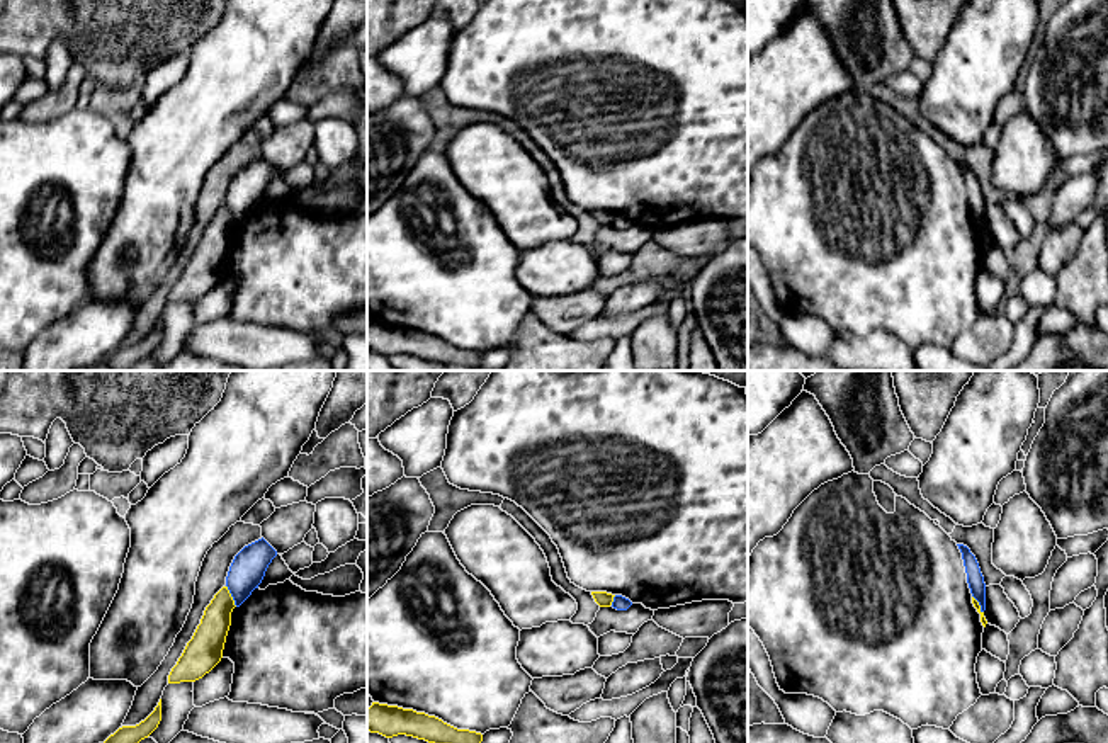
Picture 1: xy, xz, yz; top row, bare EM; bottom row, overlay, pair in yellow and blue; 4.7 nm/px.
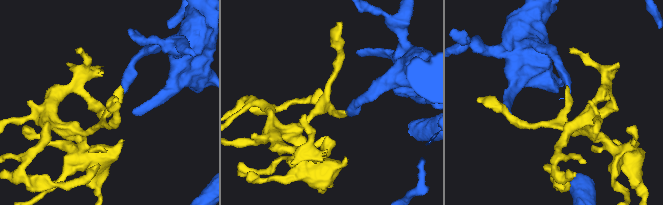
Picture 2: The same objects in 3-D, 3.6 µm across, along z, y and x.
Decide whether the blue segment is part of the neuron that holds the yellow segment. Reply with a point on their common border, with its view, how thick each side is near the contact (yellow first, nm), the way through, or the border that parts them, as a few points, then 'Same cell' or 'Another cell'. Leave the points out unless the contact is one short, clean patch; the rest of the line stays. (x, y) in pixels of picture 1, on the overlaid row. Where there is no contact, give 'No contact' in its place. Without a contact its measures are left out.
Touches yellow at xy (230, 595). Thickness 160 nm (yellow) against 160 nm. Boundary: xy (226, 585), (237, 606). Another cell

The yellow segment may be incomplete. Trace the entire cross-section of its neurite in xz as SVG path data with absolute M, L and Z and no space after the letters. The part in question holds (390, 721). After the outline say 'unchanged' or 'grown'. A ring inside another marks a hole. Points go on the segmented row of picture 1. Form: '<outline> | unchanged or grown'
M372 702L367 709L367 731L386 738L398 734L413 736L428 743L481 743L483 734L469 729L457 729L435 716Z | unchanged

